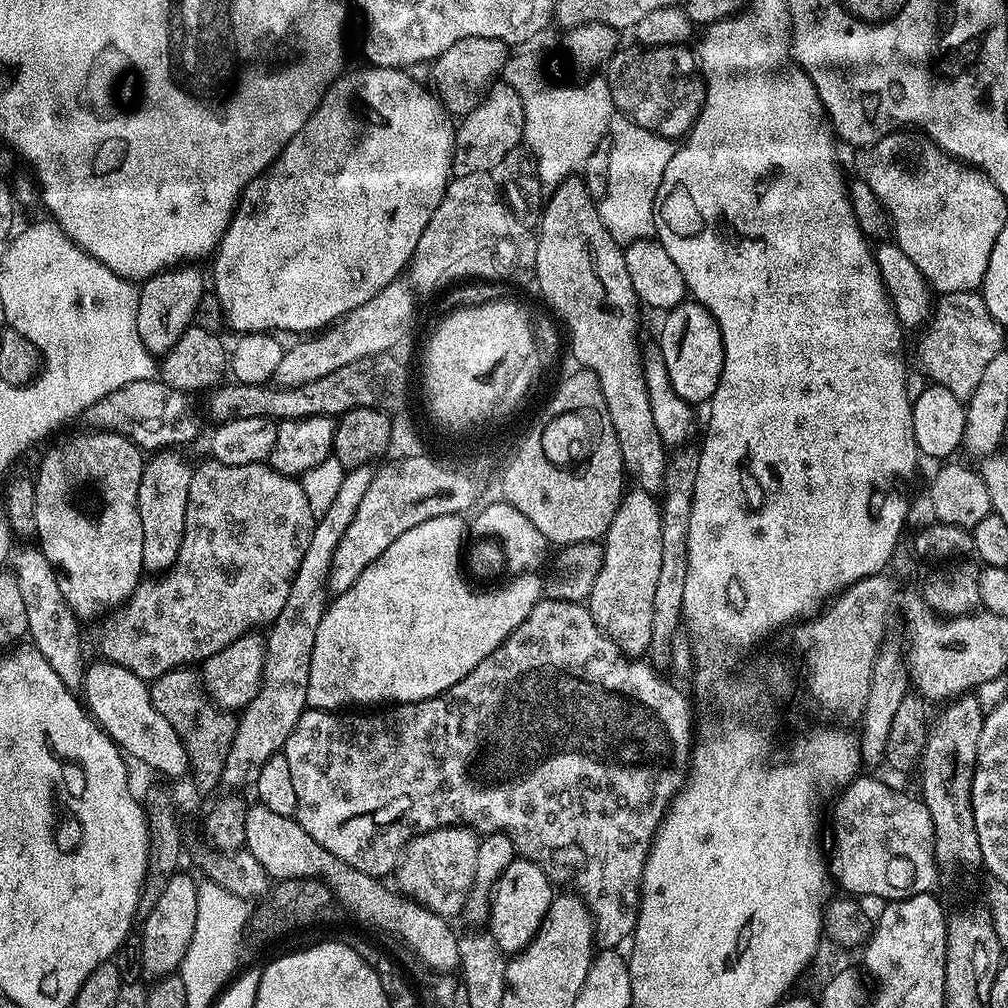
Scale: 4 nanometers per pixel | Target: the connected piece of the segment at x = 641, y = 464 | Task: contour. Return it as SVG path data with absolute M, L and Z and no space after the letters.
M583 175L568 176L559 186L551 189L540 220L544 223L544 236L537 238L541 241L539 264L544 291L552 297L556 307L563 309L568 316L575 337L576 355L600 372L610 405L610 420L618 438L618 446L622 450L627 475L631 479L633 476L643 491L659 493L664 487L664 471L668 469L670 452L658 434L658 426L654 426L654 410L650 410L642 351L640 352L640 344L636 341L636 327L640 324L642 305L634 294L634 285L631 284L630 274L626 270L624 248L612 237L610 230L601 228L600 209L597 201L586 190Z

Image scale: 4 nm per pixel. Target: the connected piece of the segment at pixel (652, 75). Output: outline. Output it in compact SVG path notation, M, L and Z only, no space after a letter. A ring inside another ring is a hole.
M683 44L621 47L606 65L613 109L659 136L680 138L693 131L704 105L704 82L691 47Z

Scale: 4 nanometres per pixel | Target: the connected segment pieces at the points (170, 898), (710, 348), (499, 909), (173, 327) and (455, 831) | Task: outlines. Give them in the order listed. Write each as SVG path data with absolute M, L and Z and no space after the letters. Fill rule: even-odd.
M177 874L166 882L166 890L158 898L150 918L142 921L144 933L139 933L141 942L141 966L145 973L153 972L153 977L173 975L186 958L190 938L194 938L194 922L198 922L198 884L190 877Z
M688 298L684 303L667 309L664 325L660 328L660 344L658 351L662 354L662 362L666 366L666 374L670 374L670 386L674 386L674 394L693 406L707 405L712 399L714 390L718 390L722 378L722 366L724 365L724 343L722 342L722 330L716 319L695 300Z
M517 858L510 862L510 866L506 866L506 870L502 870L490 897L486 928L505 954L521 952L532 939L539 936L542 922L554 899L552 888L553 881L533 860Z
M177 266L169 268L168 271L160 272L139 285L138 338L142 338L142 346L146 346L146 350L157 358L163 357L165 352L169 352L174 346L174 342L178 342L178 338L182 338L182 334L186 329L193 327L196 311L198 310L198 302L204 297L206 291L205 273L203 276L196 268L199 267Z
M453 826L421 832L404 846L394 869L395 887L410 900L447 918L459 917L468 900L468 891L474 880L474 861L478 858L480 840L471 828Z

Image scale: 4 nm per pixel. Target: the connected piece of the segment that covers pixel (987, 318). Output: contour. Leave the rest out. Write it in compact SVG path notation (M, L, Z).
M976 290L943 293L935 301L927 328L928 333L920 344L919 363L928 380L946 387L963 402L967 401L968 396L974 394L974 386L978 386L986 366L990 366L998 353L1005 351L1006 329L994 318L994 314L990 314L983 295Z

